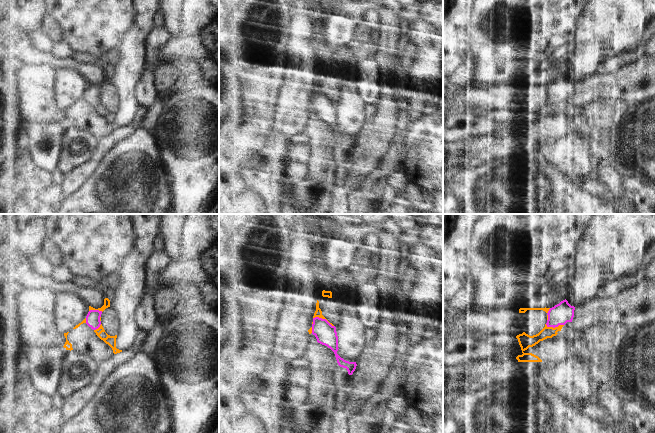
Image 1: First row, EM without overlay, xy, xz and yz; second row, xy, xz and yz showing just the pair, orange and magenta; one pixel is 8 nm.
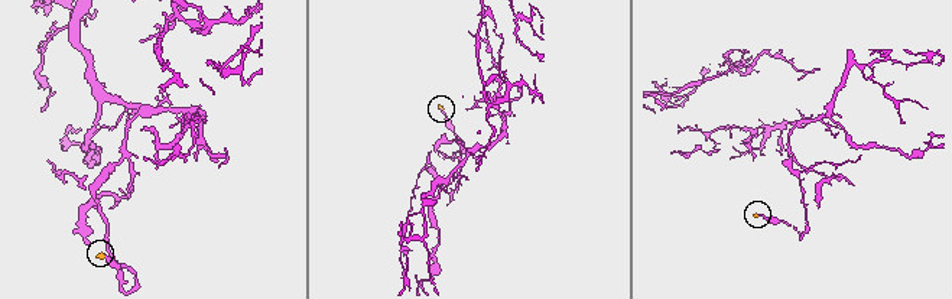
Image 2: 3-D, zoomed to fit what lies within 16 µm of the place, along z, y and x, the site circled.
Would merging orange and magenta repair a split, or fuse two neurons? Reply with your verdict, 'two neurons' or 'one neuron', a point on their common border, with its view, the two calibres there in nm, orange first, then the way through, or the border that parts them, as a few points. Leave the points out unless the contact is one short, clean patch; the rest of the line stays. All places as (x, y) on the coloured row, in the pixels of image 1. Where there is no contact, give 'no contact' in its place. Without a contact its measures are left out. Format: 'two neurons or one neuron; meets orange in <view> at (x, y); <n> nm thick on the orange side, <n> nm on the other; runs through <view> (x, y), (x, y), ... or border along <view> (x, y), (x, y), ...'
one neuron; meets orange in xz at (323, 318); 60 nm thick on the orange side, 170 nm on the other; runs through xz (318, 313), (323, 318), (323, 330), (325, 333)

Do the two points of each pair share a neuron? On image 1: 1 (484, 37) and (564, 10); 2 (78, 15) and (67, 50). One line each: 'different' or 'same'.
1: same
2: different

